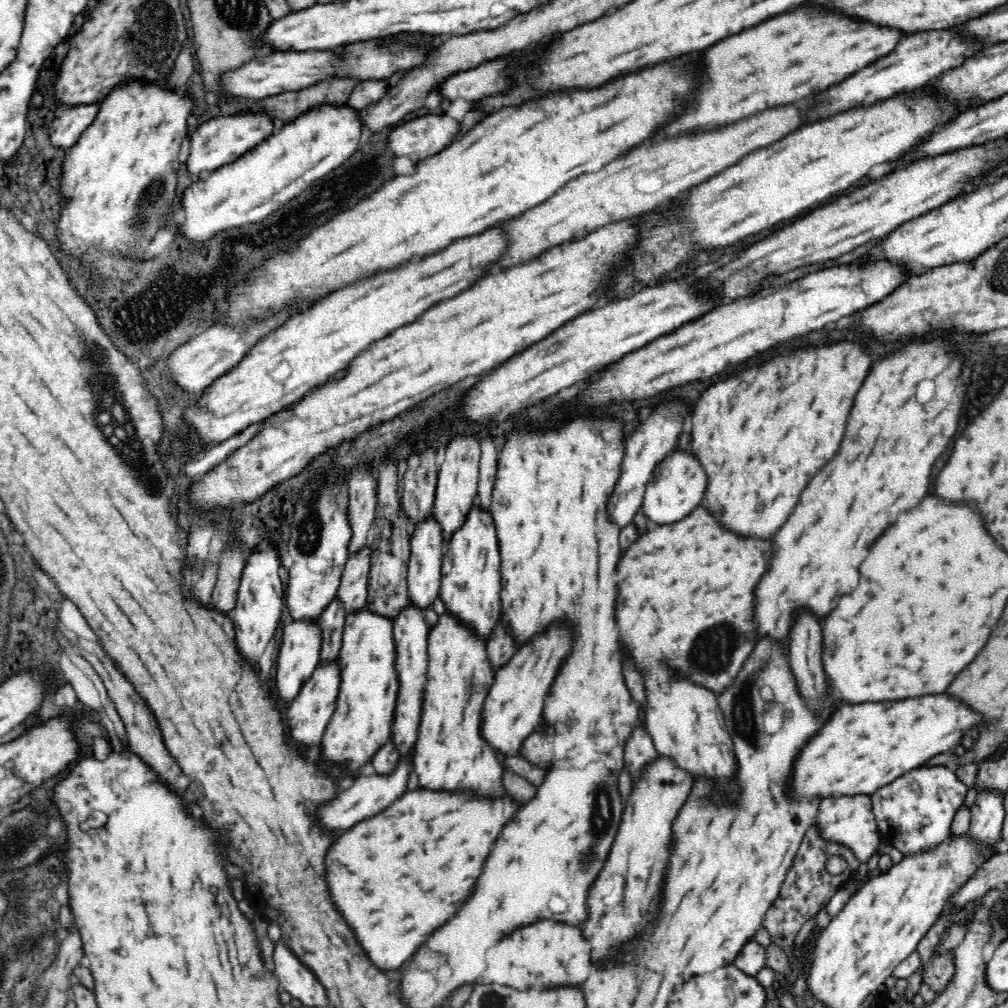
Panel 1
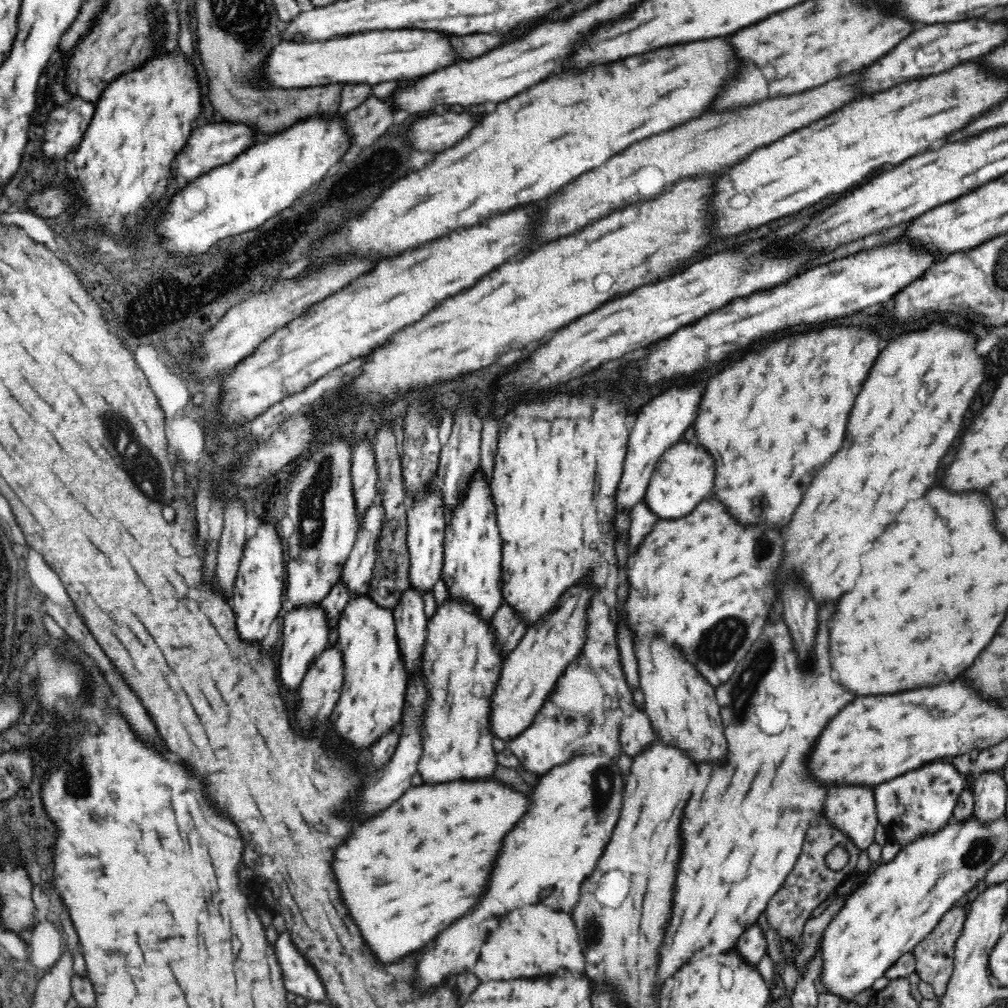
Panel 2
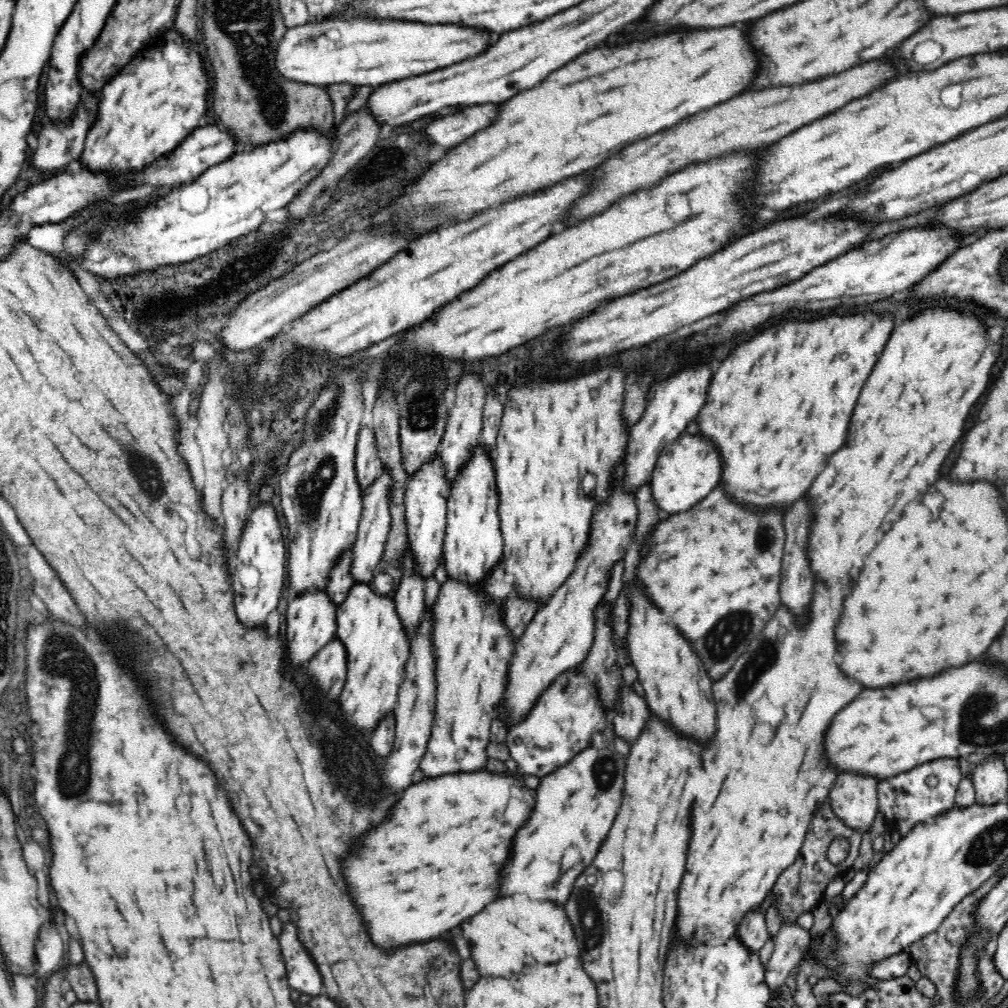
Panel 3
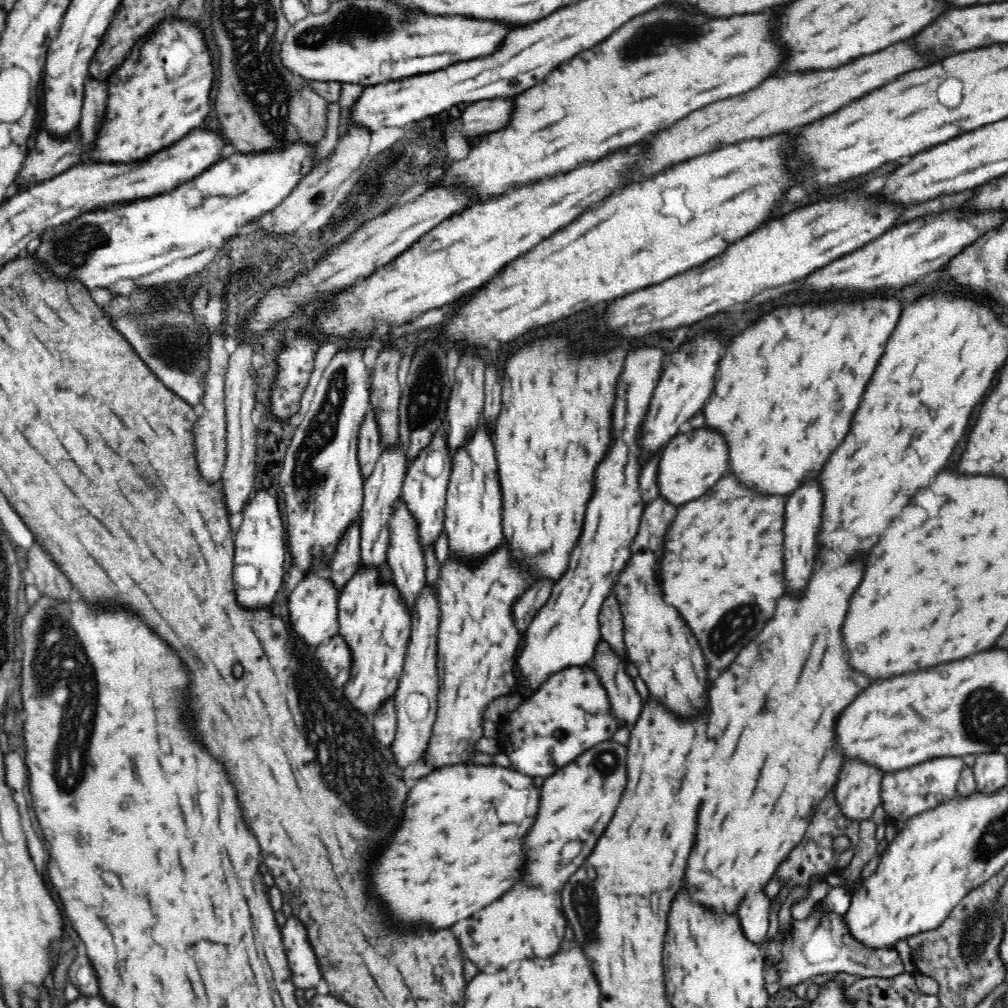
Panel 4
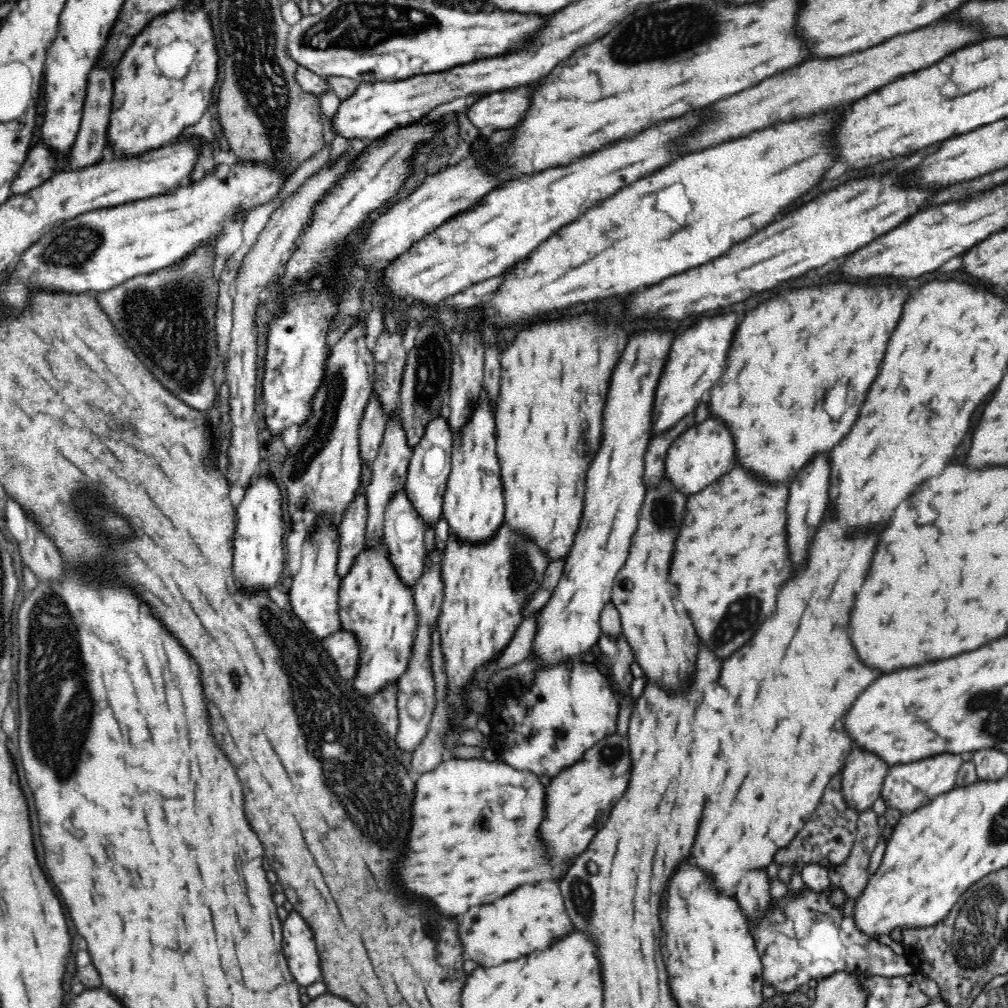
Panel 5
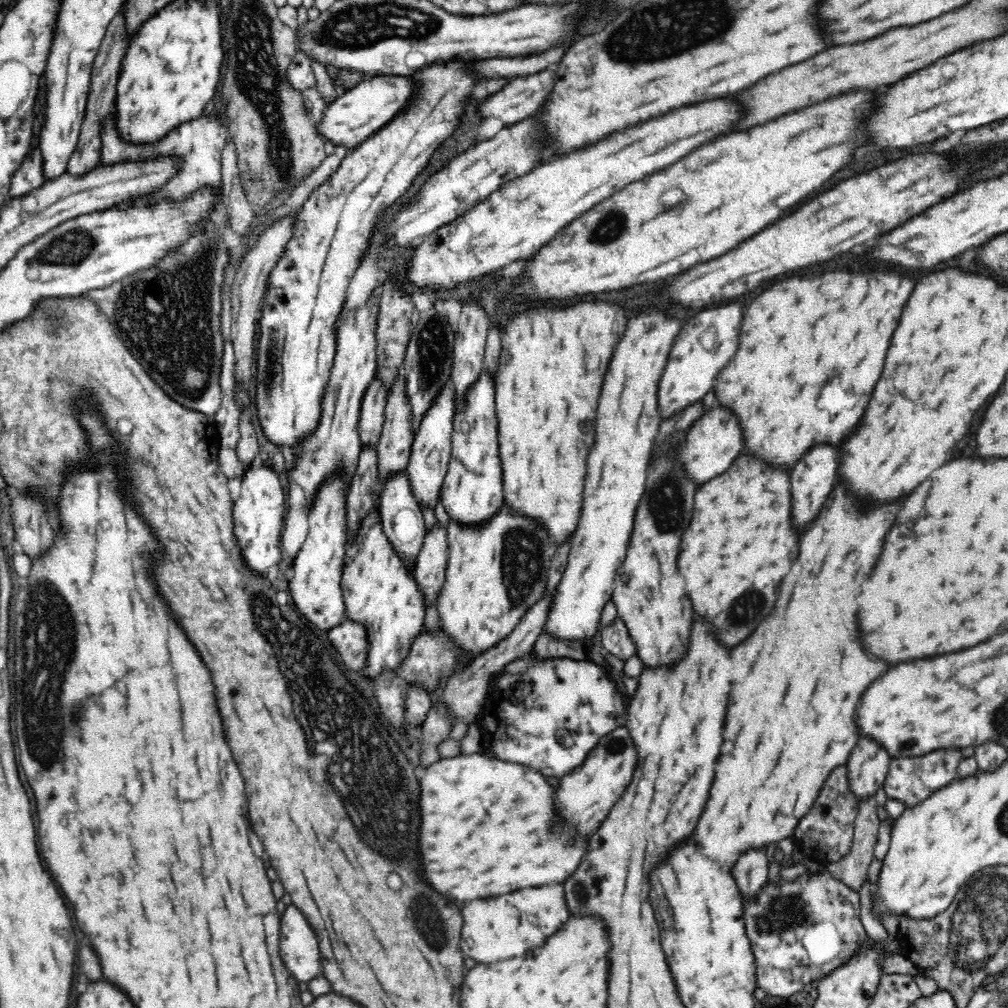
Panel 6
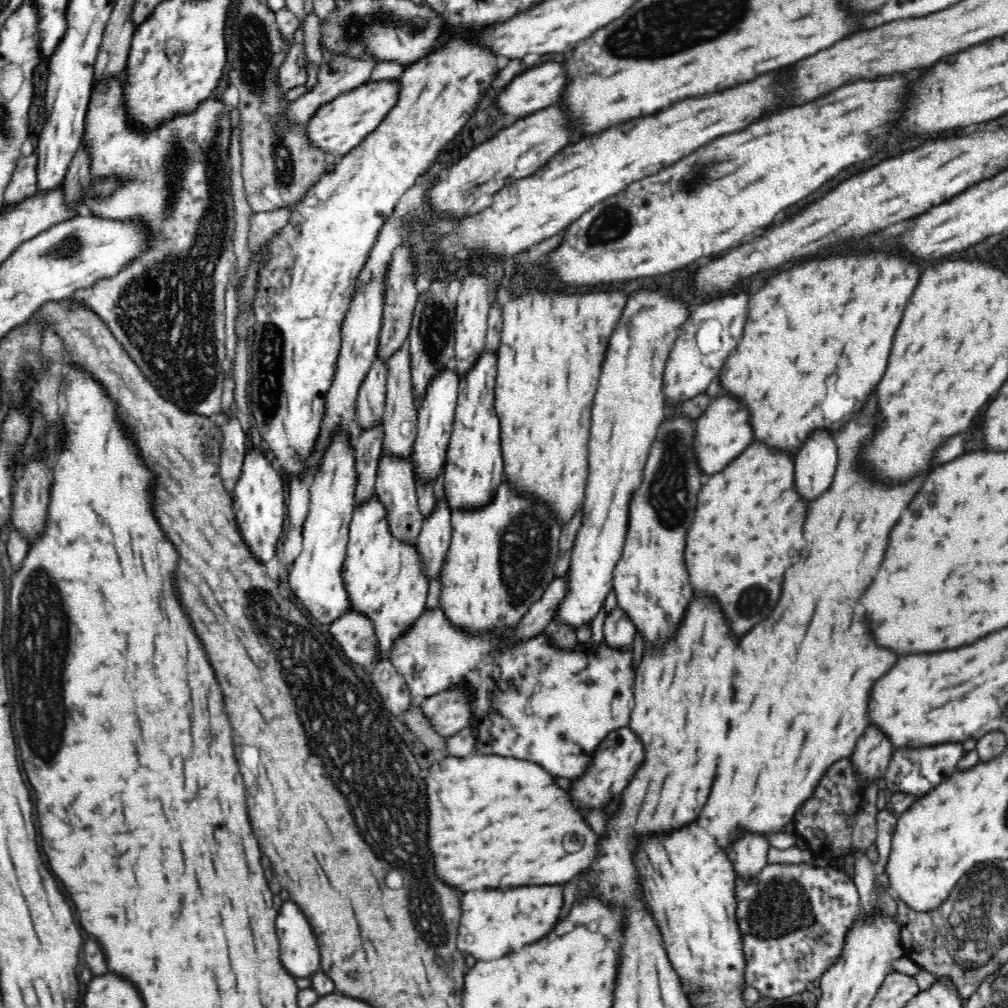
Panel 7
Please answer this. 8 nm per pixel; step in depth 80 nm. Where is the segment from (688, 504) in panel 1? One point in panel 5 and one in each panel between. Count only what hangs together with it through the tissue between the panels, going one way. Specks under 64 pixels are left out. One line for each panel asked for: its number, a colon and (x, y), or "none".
2: (684, 476)
3: (688, 469)
4: (693, 461)
5: (700, 455)

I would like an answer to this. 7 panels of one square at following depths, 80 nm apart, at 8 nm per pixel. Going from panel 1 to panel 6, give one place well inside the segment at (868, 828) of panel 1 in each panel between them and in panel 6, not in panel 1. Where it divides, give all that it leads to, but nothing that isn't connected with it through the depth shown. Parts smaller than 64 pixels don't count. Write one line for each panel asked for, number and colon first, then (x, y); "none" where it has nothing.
2: (851, 810)
3: (853, 799)
4: (857, 790)
5: (863, 773)
6: (868, 764)

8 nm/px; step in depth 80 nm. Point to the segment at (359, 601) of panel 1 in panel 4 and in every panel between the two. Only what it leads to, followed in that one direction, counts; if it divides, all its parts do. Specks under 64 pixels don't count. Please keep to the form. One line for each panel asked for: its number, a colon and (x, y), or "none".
2: (357, 574)
3: (367, 548)
4: (381, 489)

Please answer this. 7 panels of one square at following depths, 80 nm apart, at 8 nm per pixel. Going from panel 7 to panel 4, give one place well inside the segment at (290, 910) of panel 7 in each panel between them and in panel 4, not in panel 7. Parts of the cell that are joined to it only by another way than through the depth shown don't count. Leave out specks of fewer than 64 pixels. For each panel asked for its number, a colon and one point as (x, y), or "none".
4: (305, 972)
5: (299, 947)
6: (298, 944)

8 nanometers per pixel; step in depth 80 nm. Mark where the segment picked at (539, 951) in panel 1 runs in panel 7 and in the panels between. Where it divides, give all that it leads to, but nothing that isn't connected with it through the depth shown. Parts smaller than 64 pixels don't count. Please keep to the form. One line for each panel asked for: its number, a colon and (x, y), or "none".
2: (531, 943)
3: (507, 935)
4: (524, 924)
5: (531, 918)
6: (499, 928)
7: (496, 922)

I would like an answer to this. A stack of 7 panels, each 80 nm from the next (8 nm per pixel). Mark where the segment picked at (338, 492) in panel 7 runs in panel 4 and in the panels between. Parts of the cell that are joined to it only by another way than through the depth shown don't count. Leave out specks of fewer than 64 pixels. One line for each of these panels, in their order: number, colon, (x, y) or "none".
4: (313, 617)
5: (314, 593)
6: (315, 576)

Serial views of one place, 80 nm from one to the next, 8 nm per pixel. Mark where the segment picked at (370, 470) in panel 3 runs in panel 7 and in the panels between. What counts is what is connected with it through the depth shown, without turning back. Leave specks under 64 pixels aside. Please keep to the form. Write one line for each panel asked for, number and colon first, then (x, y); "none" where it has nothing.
4: (369, 450)
5: (373, 426)
6: (372, 415)
7: (370, 406)

